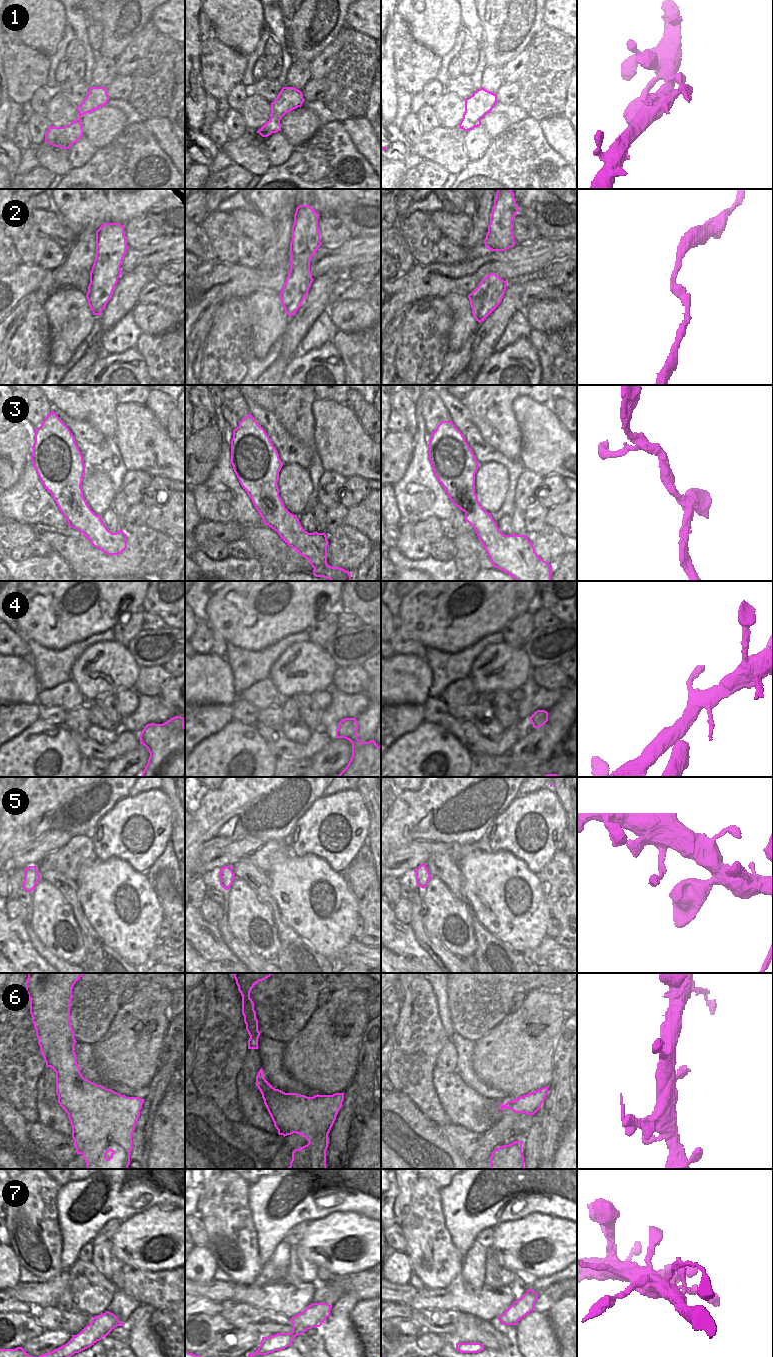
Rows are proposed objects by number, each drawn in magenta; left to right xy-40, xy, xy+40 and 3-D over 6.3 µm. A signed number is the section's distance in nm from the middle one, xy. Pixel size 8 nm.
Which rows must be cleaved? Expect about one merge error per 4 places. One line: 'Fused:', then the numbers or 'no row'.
Fused: no row

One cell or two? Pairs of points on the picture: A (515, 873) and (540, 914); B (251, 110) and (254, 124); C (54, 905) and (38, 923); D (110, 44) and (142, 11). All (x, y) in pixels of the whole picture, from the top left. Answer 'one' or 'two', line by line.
A: one
B: one
C: one
D: one

